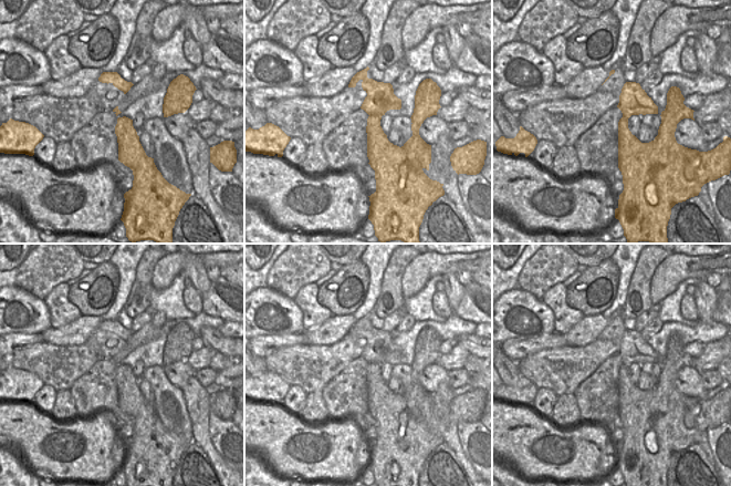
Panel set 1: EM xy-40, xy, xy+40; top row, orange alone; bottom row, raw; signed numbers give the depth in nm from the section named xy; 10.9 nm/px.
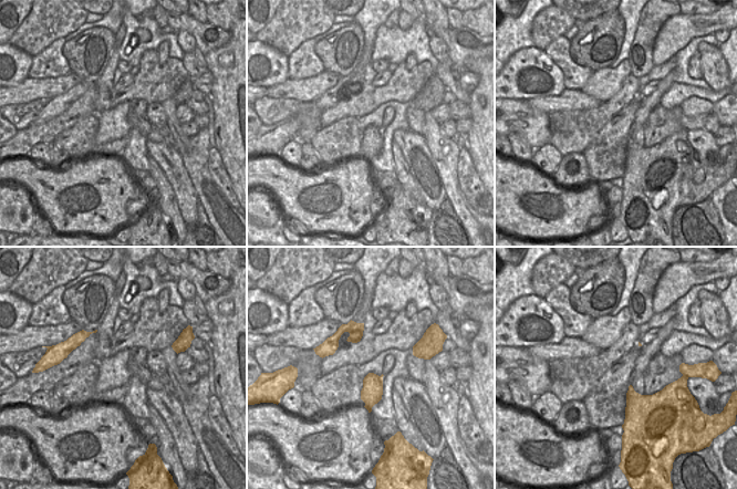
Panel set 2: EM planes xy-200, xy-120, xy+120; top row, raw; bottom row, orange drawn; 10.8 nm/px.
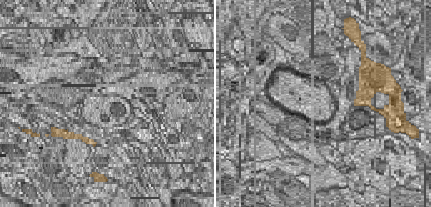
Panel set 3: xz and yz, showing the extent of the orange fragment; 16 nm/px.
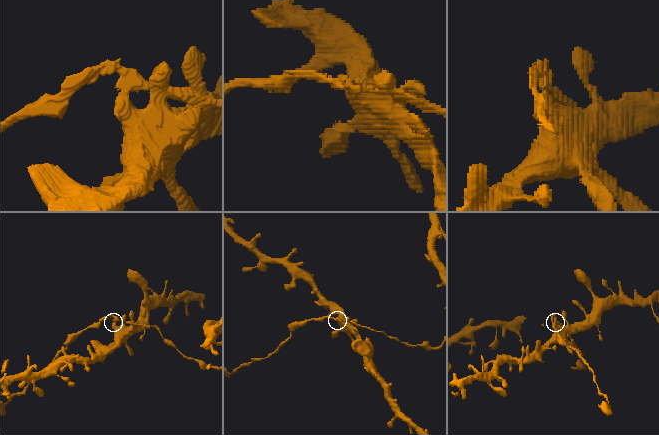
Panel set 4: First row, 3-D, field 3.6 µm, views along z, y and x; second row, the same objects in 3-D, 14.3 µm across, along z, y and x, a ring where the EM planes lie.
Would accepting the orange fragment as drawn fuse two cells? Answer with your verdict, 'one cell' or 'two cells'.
two cells

